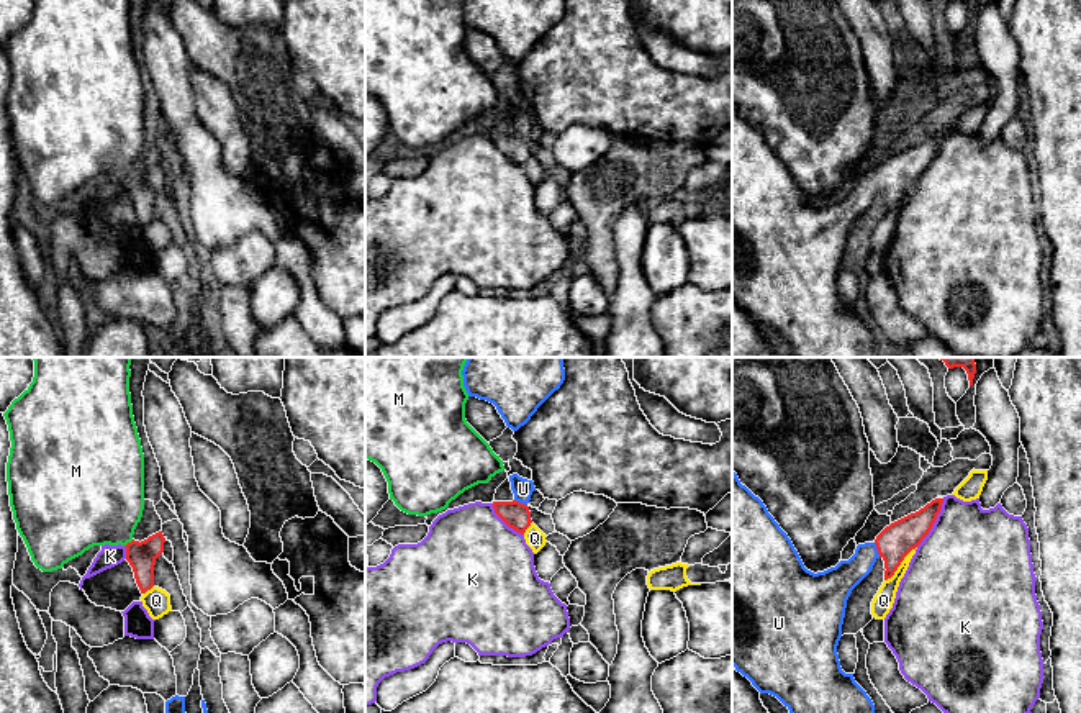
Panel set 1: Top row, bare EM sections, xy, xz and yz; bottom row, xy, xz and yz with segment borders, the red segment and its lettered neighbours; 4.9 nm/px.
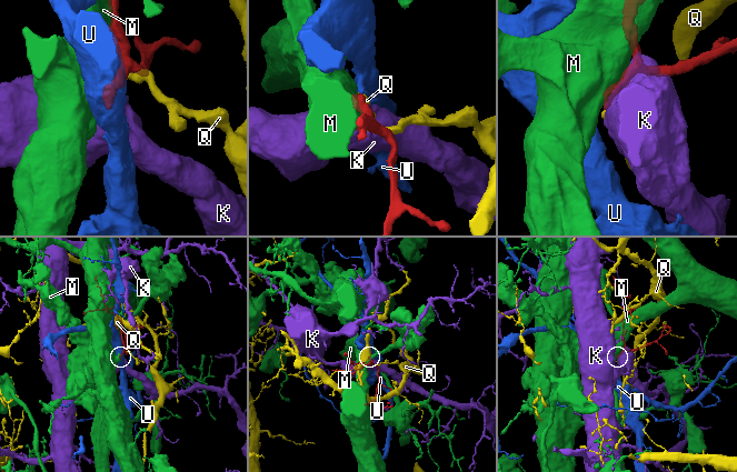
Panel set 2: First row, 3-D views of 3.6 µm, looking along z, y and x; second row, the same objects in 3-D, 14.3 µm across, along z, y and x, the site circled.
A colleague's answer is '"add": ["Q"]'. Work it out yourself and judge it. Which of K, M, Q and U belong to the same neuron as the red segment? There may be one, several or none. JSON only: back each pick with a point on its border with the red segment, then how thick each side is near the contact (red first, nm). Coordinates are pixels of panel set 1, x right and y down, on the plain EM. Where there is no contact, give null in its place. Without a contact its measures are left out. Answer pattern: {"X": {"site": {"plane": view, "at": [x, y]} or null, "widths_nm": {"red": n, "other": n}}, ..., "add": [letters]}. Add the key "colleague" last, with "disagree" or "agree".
{"U": {"site": {"plane": "yz", "at": [877, 181]}, "widths_nm": {"red": 170, "other": 150}}, "add": ["U"], "colleague": "disagree"}

